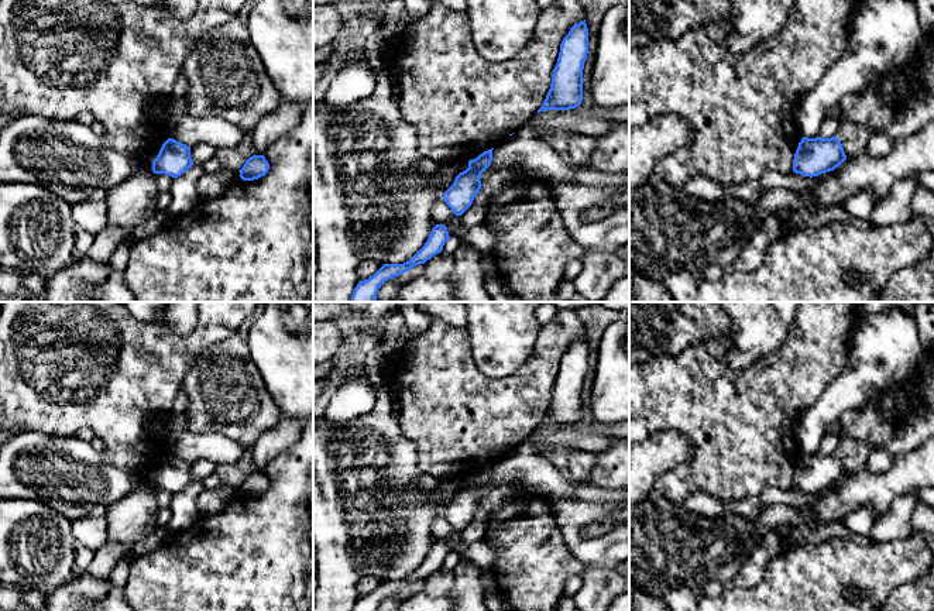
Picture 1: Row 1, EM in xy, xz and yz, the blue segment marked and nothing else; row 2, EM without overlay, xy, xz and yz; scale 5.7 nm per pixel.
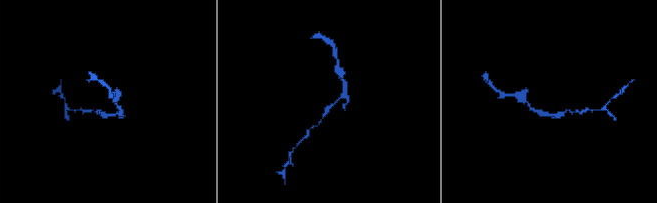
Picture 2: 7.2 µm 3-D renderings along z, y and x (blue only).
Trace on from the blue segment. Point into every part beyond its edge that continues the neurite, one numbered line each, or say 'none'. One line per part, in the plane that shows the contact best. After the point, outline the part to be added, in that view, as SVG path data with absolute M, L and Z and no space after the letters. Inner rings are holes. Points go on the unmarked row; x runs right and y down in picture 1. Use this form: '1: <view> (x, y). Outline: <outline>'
none

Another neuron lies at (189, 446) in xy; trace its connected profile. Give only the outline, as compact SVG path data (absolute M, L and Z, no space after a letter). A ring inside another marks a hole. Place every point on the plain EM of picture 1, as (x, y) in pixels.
M171 430L169 436L171 454L193 463L209 460L219 464L236 463L248 449L222 433L193 433L189 430Z

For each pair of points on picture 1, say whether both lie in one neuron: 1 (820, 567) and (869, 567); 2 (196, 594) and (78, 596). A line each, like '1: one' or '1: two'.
1: one
2: two

